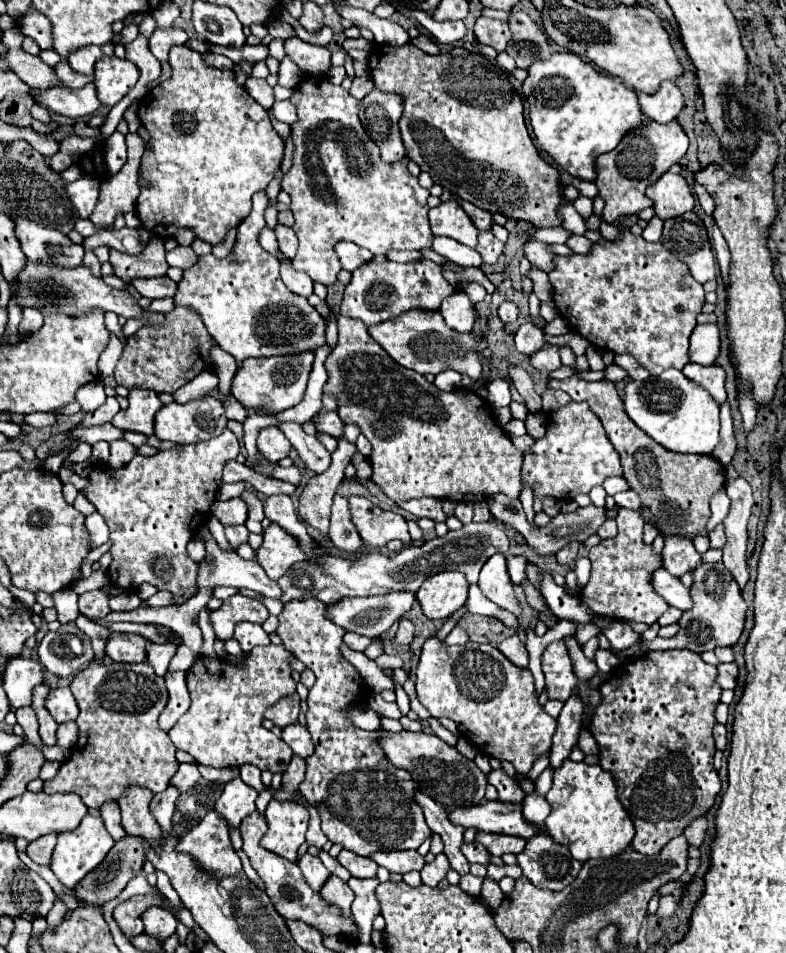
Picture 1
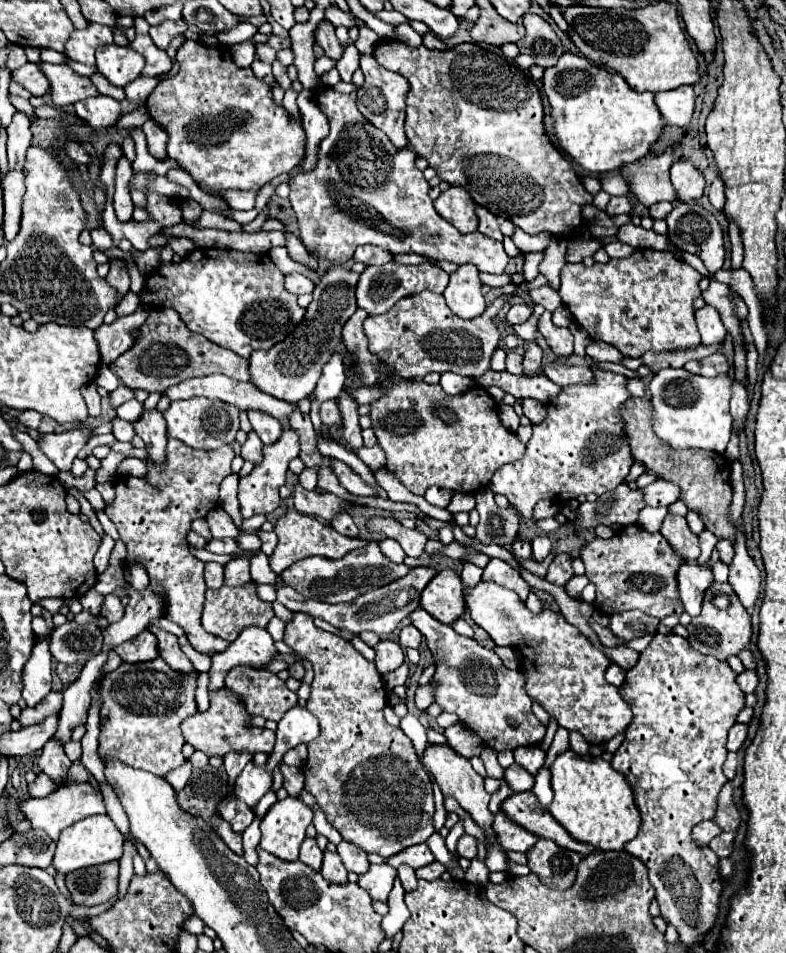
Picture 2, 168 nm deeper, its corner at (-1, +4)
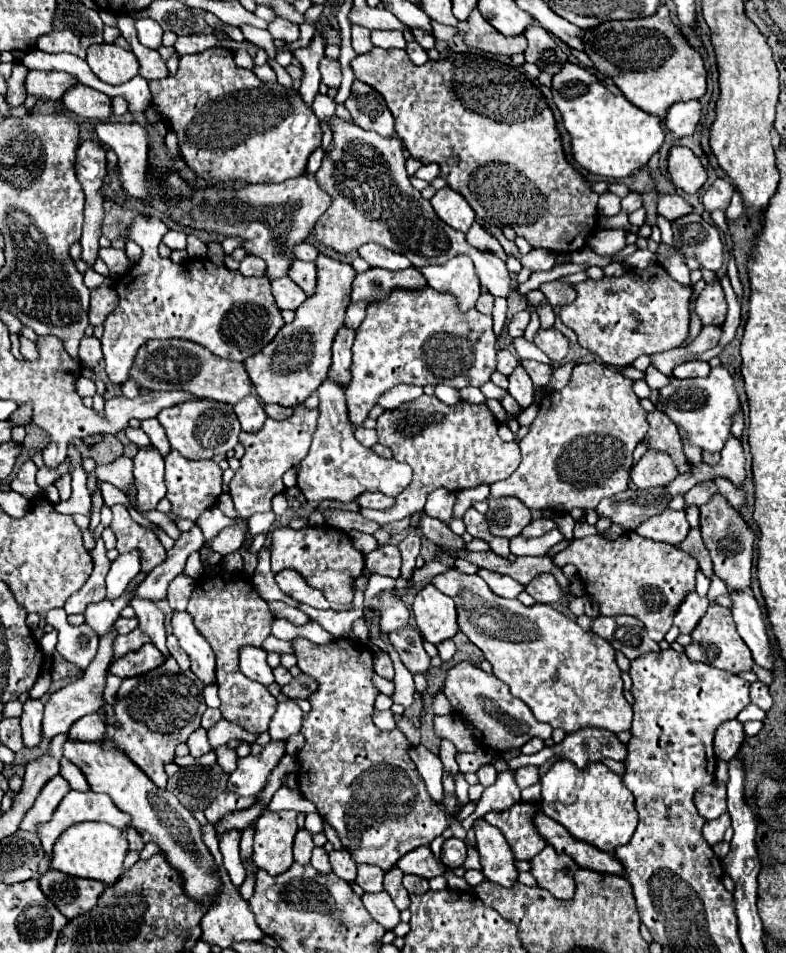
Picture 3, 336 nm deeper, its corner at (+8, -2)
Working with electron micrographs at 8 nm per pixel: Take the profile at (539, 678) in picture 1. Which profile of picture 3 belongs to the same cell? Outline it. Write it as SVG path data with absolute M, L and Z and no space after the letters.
M480 569L478 575L488 583L488 587L490 587L498 597L504 597L504 599L516 599L516 597L524 591L524 585L518 583L516 579L508 577L508 575L500 575L500 573L486 571L486 569Z

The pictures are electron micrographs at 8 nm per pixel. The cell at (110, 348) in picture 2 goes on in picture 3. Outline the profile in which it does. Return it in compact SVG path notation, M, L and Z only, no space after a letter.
M84 337L80 343L80 359L82 365L96 369L98 361L102 361L102 345L96 337Z

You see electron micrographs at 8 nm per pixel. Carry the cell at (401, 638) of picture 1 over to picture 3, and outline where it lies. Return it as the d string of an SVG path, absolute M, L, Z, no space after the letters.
M406 625L404 629L390 633L390 641L400 653L400 659L410 673L426 675L432 669L430 657L422 647L422 635L412 625Z

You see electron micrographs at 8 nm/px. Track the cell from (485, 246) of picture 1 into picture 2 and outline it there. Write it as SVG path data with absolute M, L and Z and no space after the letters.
M321 87L315 91L317 107L329 117L329 135L319 143L317 165L311 171L297 173L291 177L291 205L297 215L299 235L307 251L317 259L329 261L331 265L347 265L357 245L377 245L395 253L417 253L423 257L433 257L439 261L453 263L473 263L479 271L485 273L503 273L509 261L509 255L503 249L501 241L495 241L479 231L463 235L451 223L447 223L433 209L429 199L429 183L423 179L423 173L415 167L415 153L405 149L395 149L383 131L373 127L357 109L355 95L337 93L333 87Z

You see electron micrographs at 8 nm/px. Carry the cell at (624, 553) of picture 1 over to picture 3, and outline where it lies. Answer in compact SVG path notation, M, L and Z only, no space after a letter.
M634 531L624 533L616 541L598 535L574 539L570 547L556 553L552 561L558 567L572 563L578 569L586 591L600 603L602 615L632 615L646 625L654 641L662 641L672 627L682 597L696 591L698 563L694 557L674 545L644 539Z

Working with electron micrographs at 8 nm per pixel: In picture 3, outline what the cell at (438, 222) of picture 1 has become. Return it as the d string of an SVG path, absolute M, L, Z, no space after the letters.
M450 187L438 189L436 195L430 199L430 203L432 203L434 211L438 213L438 217L444 223L448 223L450 227L454 227L456 231L466 233L470 229L470 225L474 223L474 219L476 219L474 211L466 203L466 199Z

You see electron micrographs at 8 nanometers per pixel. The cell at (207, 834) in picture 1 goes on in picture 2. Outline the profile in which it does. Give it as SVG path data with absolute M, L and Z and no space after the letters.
M247 752L229 753L223 758L223 764L228 775L227 794L225 798L230 795L237 777L252 758L253 755Z

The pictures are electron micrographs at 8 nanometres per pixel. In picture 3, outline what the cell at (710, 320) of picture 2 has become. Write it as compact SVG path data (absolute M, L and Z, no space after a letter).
M714 279L712 283L706 283L704 291L696 301L696 313L700 315L702 325L722 325L726 319L726 311L728 305L720 281Z

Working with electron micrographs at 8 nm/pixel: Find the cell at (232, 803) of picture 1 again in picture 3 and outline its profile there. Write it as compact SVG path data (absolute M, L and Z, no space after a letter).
M270 741L264 745L260 755L248 755L244 759L238 759L238 767L228 779L228 791L242 797L256 795L266 785L270 771L278 765L284 753L284 741Z

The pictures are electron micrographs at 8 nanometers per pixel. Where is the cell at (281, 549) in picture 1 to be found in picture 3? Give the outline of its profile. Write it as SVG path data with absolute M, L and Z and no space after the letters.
M320 525L320 527L306 527L306 529L290 529L290 527L280 527L272 533L272 571L278 573L282 569L296 569L310 587L320 589L324 597L330 603L352 603L354 599L354 581L360 577L364 569L364 555L352 545L348 533L342 529L334 529L330 525Z

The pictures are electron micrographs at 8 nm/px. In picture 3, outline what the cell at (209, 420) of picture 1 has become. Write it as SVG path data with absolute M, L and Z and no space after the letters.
M210 399L184 401L174 407L162 409L162 413L158 413L156 419L164 427L172 449L176 449L188 459L214 459L216 455L224 455L226 451L234 449L238 443L240 421L236 419L232 405L228 403L210 401Z

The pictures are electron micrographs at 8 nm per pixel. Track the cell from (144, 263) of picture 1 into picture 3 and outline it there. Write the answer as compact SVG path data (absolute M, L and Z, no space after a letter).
M106 279L106 283L98 289L90 291L90 309L88 309L88 321L92 327L98 327L104 323L108 313L116 307L118 295L112 287L112 279Z

